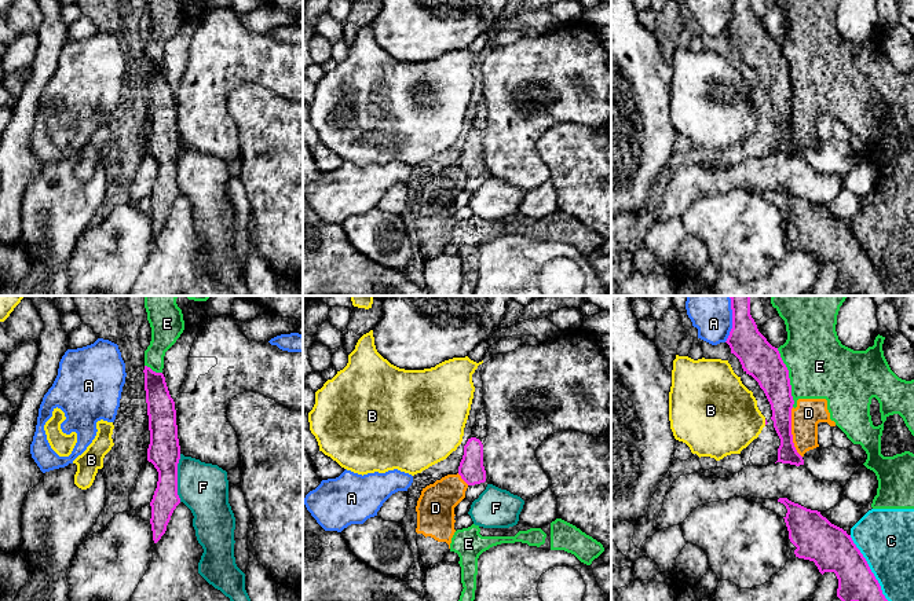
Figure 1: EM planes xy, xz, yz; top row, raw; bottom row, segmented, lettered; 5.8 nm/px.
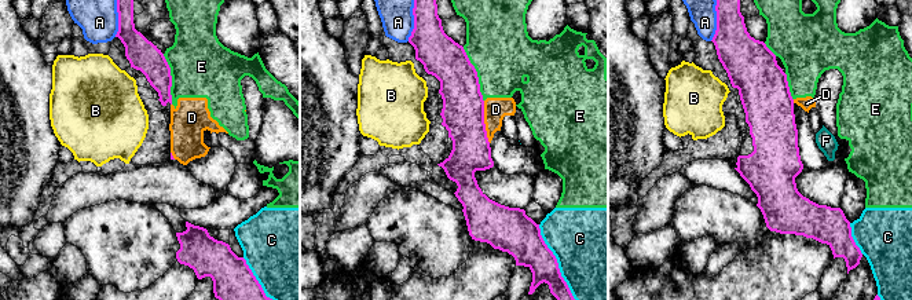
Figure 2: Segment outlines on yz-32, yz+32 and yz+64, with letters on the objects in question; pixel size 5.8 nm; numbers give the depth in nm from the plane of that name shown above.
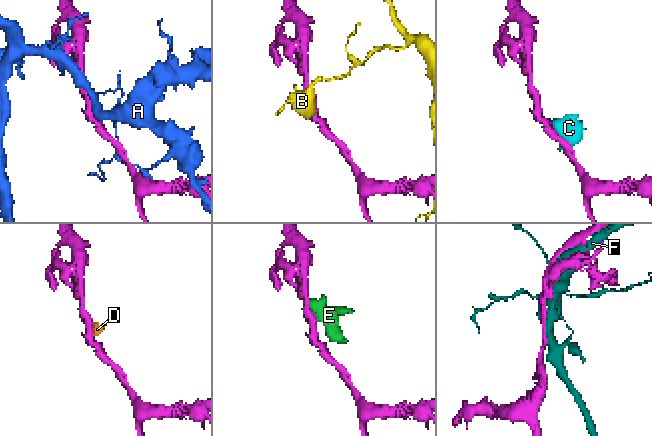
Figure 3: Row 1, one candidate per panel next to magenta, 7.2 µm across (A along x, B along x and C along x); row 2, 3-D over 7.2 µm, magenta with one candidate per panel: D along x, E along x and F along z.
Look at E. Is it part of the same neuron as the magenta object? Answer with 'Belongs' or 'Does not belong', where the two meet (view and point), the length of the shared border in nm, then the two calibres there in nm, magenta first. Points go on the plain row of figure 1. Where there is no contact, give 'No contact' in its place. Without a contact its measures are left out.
Does not belong. Touches magenta at yz (788, 69). Shared border 360 nm. Thickness 220 nm (magenta) against 380 nm

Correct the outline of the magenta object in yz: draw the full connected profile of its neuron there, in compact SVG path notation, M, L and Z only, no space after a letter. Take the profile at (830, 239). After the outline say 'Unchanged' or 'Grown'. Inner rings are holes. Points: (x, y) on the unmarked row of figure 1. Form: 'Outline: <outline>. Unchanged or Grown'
Outline: M779 190L787 201L785 210L789 231L797 239L796 249L814 253L819 264L834 264L838 271L837 289L844 296L891 296L882 286L881 278L871 264L866 250L853 235L851 227L831 216L818 202L807 201L787 190Z. Unchanged

